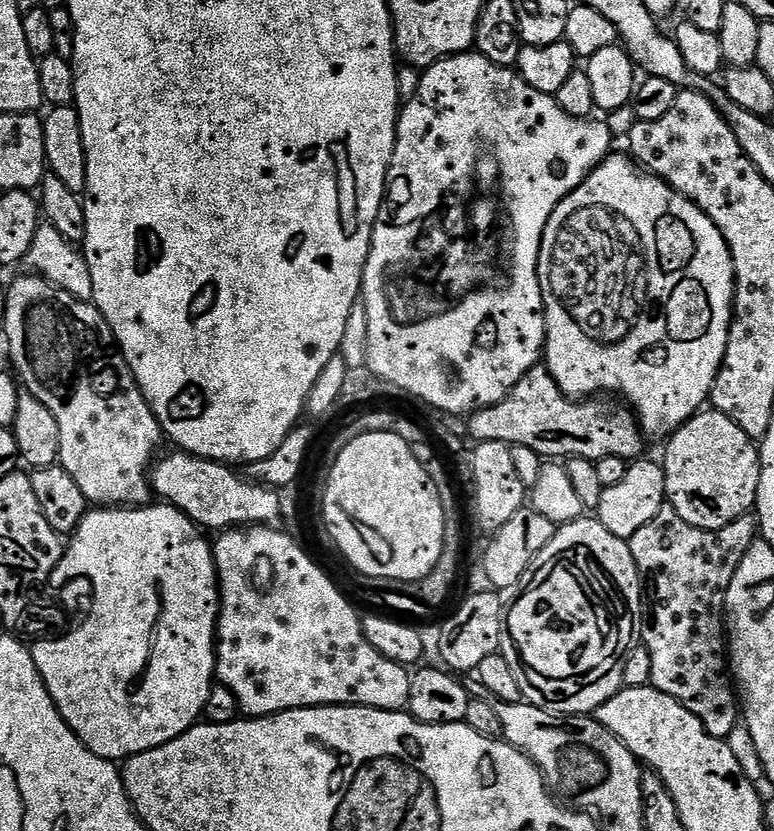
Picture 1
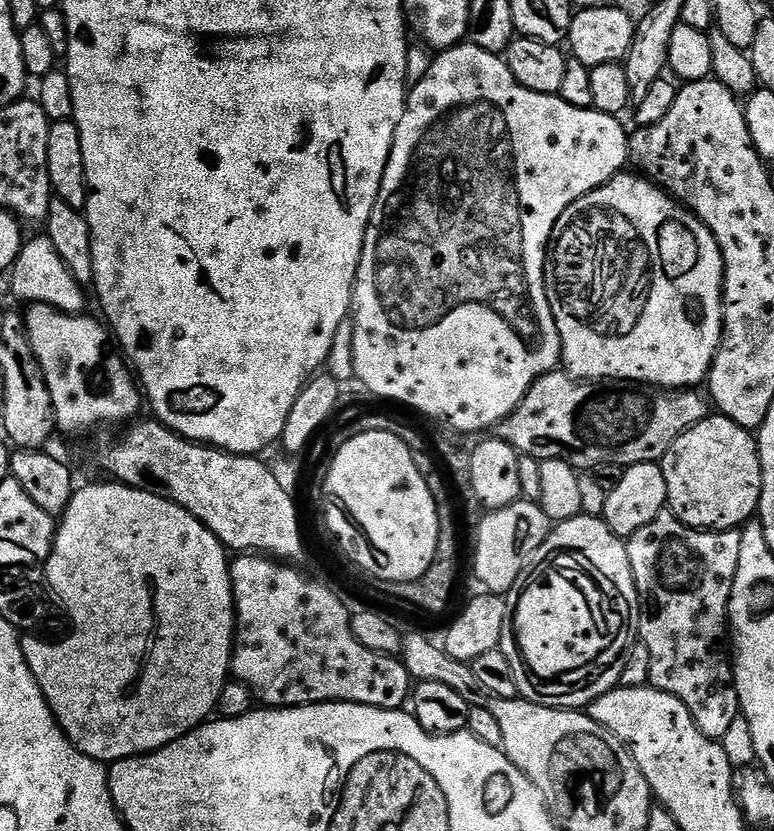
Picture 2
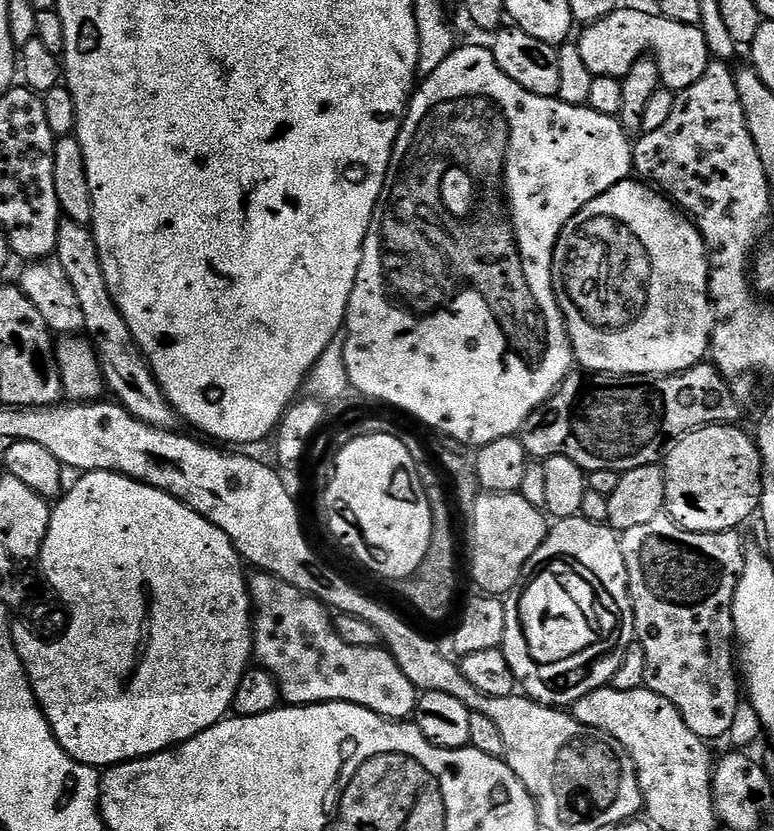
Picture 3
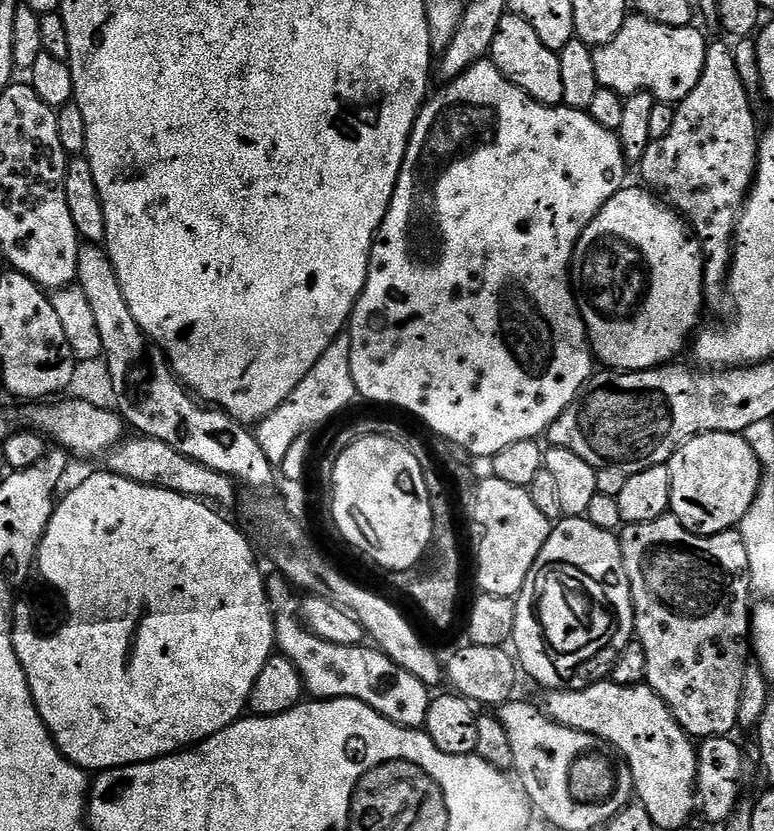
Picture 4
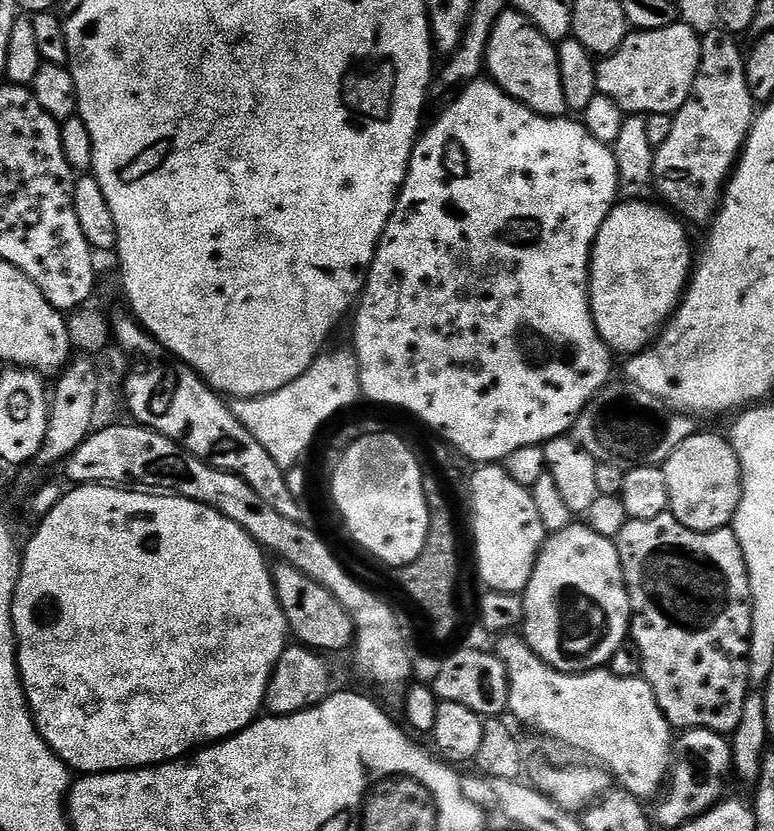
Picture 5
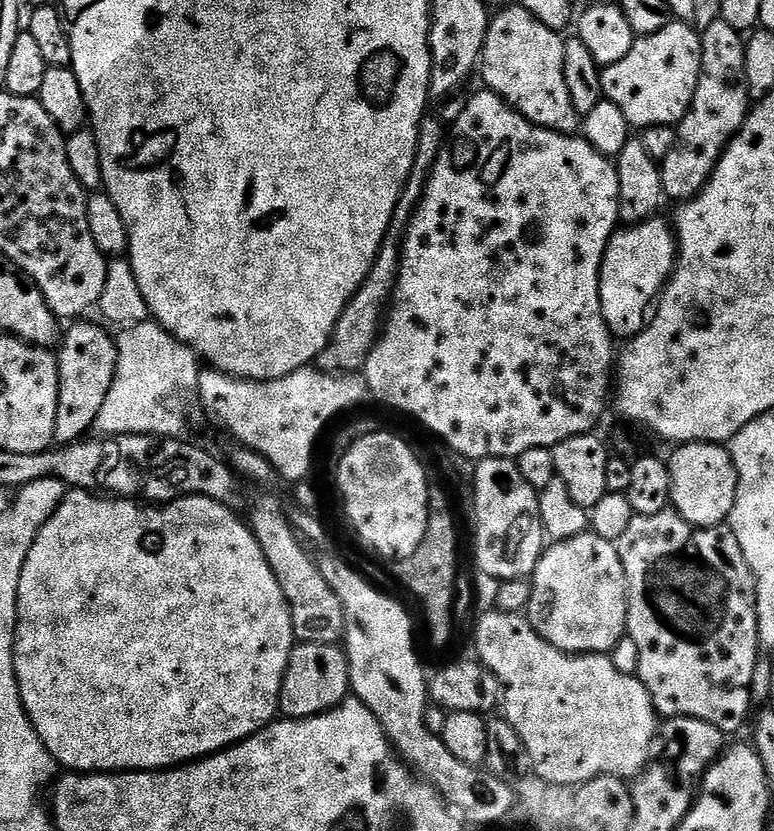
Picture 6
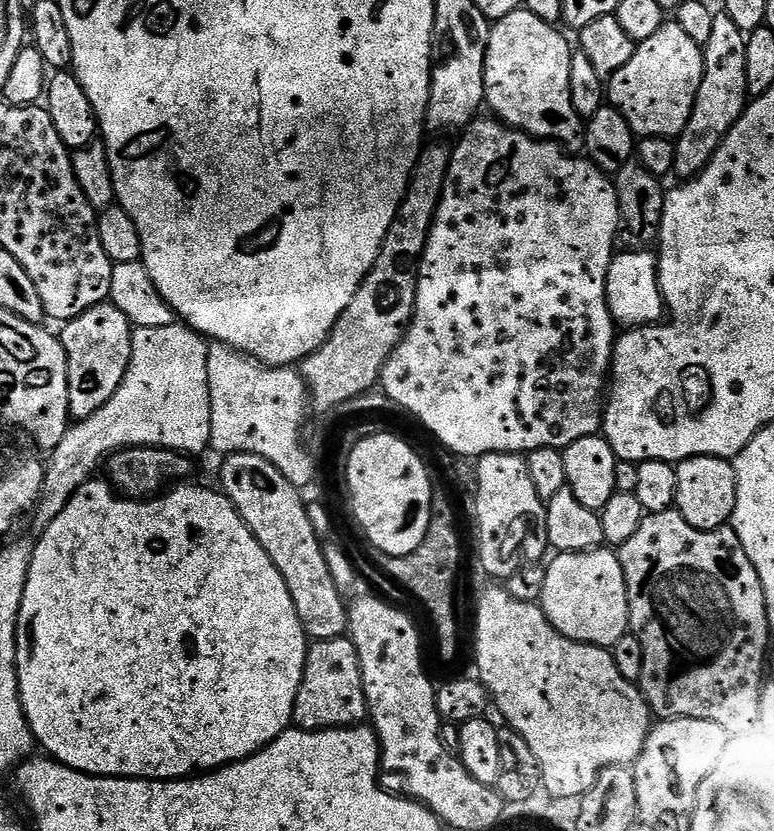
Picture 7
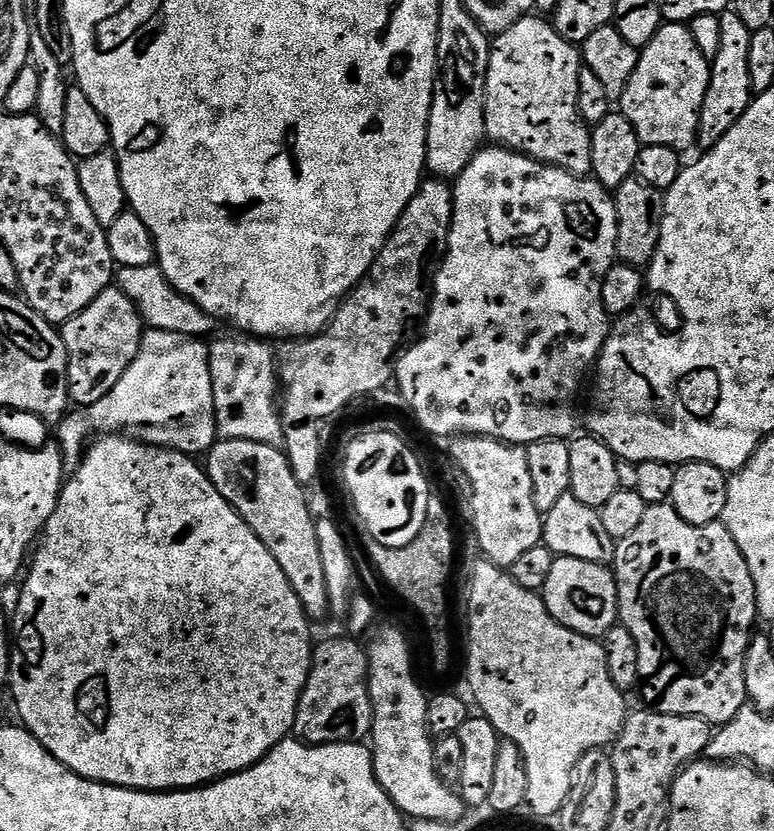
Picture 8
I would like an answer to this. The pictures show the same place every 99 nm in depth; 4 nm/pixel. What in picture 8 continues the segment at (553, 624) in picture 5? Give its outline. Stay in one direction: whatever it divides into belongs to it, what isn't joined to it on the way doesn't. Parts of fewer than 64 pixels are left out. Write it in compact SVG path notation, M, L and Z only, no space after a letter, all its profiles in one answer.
M558 556L550 570L550 578L546 578L542 595L548 613L562 626L583 636L603 637L617 623L620 603L616 577L611 567L582 562L569 556Z

